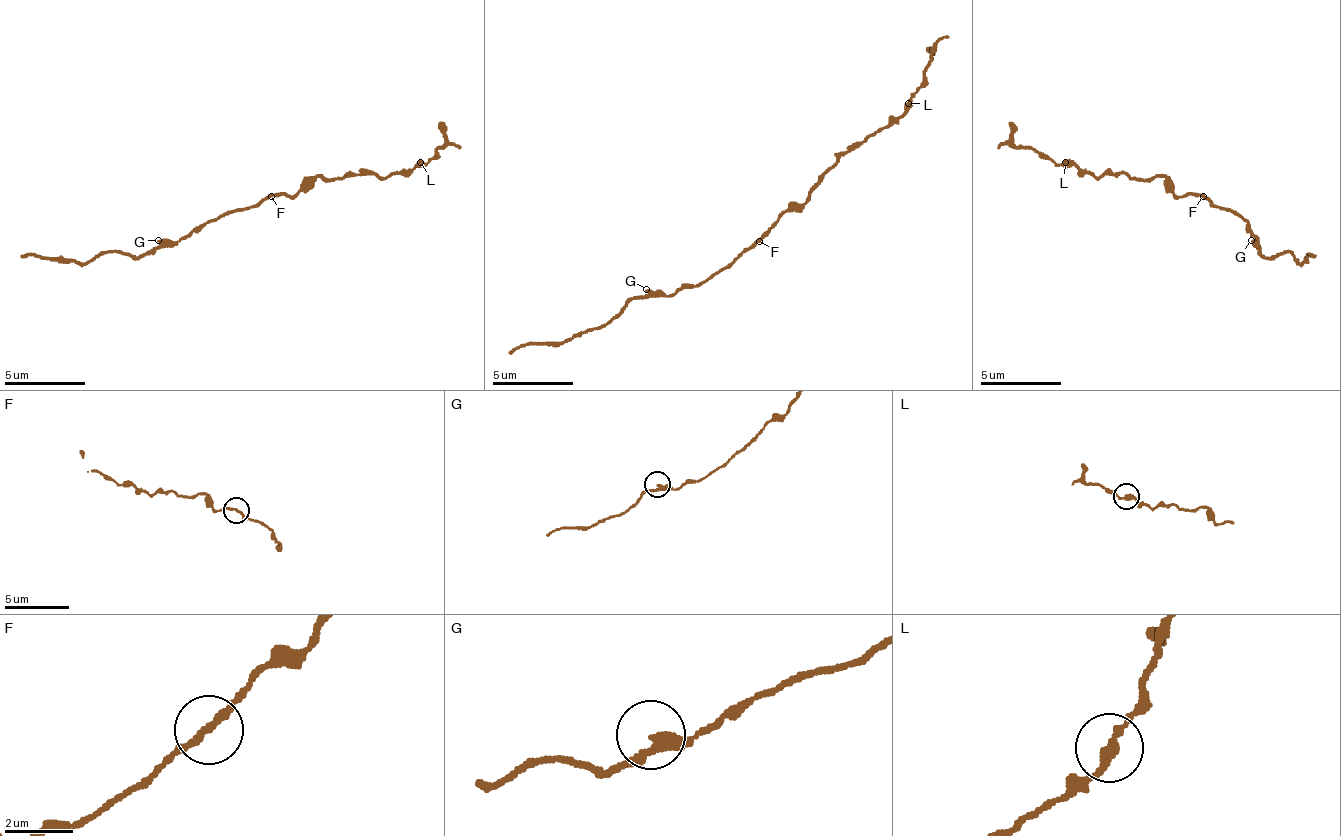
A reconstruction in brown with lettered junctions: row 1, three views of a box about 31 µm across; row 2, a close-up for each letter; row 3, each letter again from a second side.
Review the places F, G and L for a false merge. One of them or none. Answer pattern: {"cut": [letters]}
{"cut": []}

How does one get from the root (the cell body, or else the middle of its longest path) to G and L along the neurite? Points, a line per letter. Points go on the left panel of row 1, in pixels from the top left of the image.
G: (271, 196), (251, 208), (222, 212), (214, 220), (198, 224), (178, 244), (162, 244), (158, 240)
L: (271, 196), (295, 196), (319, 175), (327, 179), (343, 179), (351, 171), (399, 175), (419, 163)

